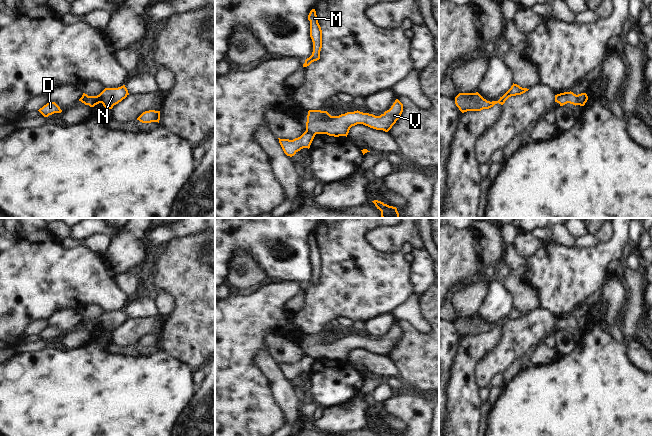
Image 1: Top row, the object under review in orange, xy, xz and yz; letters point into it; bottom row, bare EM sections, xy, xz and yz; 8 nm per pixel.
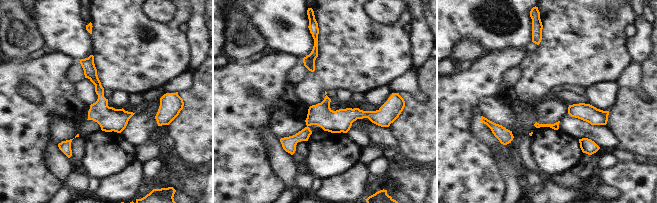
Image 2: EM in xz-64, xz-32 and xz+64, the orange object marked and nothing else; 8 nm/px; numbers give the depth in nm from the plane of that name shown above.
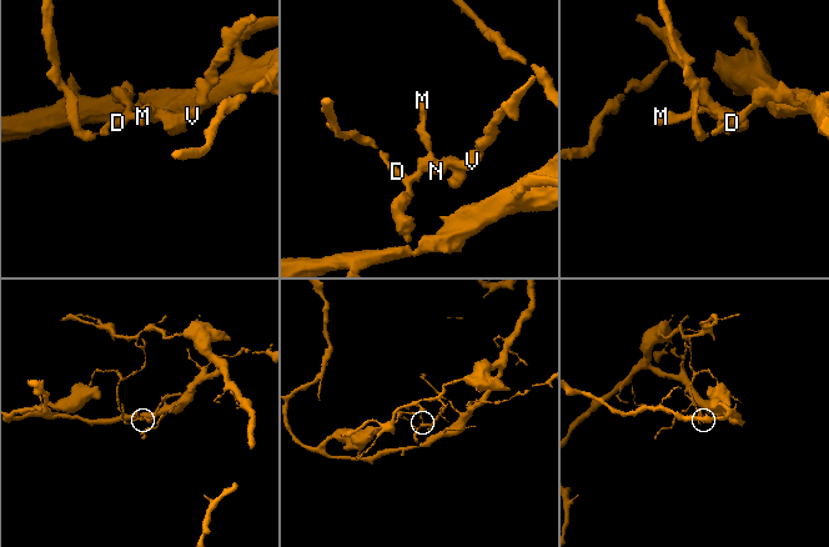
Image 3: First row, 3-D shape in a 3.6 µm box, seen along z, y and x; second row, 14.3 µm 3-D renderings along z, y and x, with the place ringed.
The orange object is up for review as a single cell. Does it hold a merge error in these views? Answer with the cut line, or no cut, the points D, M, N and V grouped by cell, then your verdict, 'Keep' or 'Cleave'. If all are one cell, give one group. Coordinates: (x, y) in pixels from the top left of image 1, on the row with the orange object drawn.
Split along xz (306, 129), (315, 134). Groups: D / M N V. Cleave

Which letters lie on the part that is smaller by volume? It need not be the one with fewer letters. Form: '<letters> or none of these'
M, N, V

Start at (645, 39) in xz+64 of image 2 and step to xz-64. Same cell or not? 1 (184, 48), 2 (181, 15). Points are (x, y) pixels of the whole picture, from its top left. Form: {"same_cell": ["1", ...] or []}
{"same_cell": []}

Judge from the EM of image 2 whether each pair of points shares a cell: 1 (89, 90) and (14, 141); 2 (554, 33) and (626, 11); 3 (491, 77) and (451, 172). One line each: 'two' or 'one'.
1: two
2: one
3: one

